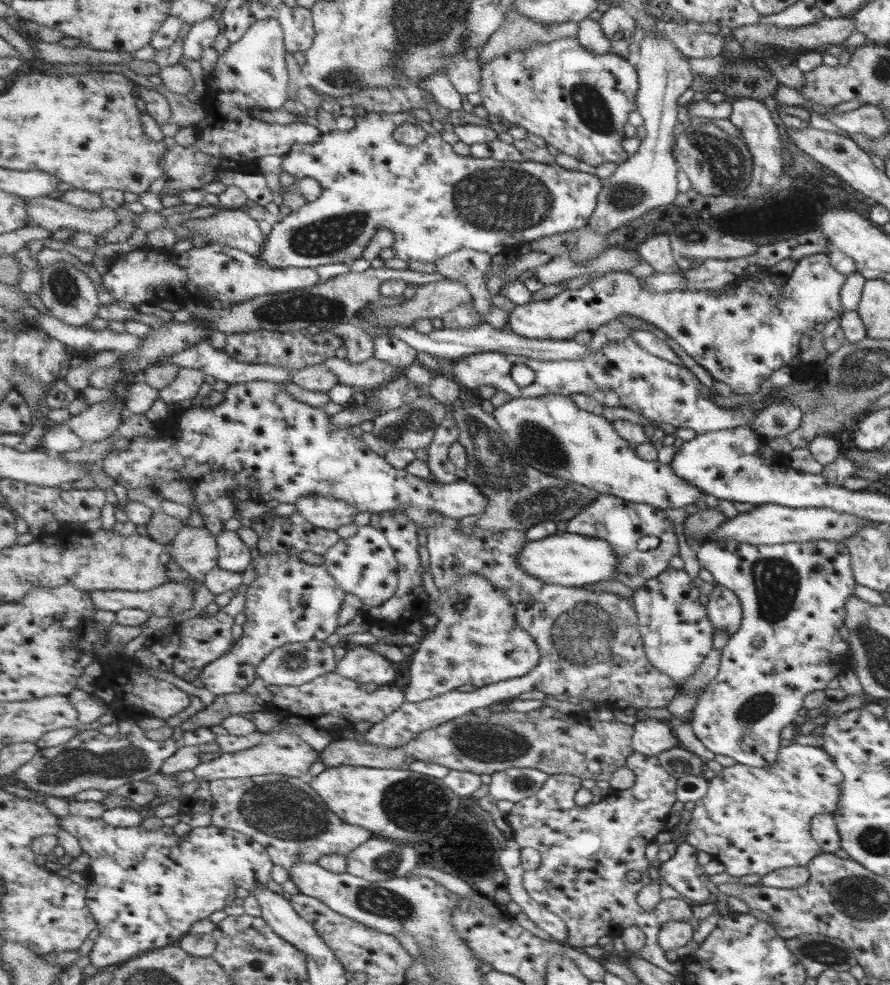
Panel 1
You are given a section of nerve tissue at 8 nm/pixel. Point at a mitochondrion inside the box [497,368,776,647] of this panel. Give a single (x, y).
(541, 446)

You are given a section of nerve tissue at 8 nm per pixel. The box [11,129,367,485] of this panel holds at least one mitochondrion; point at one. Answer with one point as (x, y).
(312, 308)

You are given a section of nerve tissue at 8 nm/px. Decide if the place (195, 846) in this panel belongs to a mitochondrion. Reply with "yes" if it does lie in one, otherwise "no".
no

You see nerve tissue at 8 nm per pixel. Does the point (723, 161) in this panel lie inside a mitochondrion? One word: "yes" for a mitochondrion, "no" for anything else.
yes

